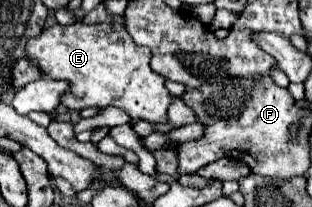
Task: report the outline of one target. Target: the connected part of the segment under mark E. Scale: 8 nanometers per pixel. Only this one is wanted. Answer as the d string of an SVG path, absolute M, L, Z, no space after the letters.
M81 22L63 26L63 24L55 24L51 28L45 28L35 40L27 42L27 58L31 58L33 64L37 64L39 68L43 68L43 72L51 78L59 78L59 80L69 80L71 82L71 90L67 92L67 96L63 96L63 104L71 110L83 110L83 108L99 108L99 106L117 106L123 112L129 114L131 120L145 120L151 124L167 124L167 108L173 102L171 92L167 90L165 82L167 78L159 72L155 72L151 68L151 52L149 48L137 46L131 36L127 34L125 26L119 28L119 24L95 24L95 26L87 26Z

